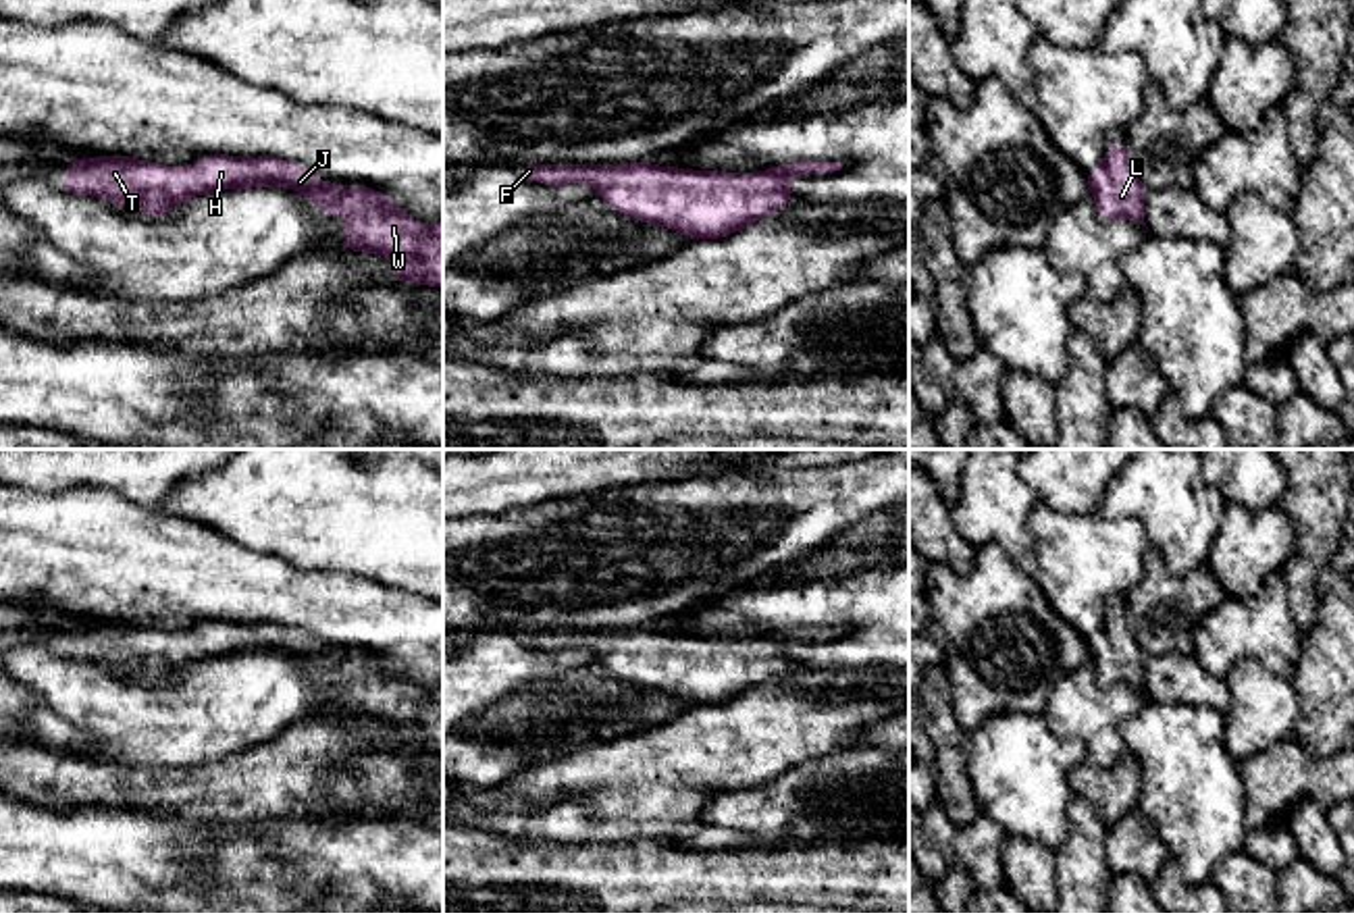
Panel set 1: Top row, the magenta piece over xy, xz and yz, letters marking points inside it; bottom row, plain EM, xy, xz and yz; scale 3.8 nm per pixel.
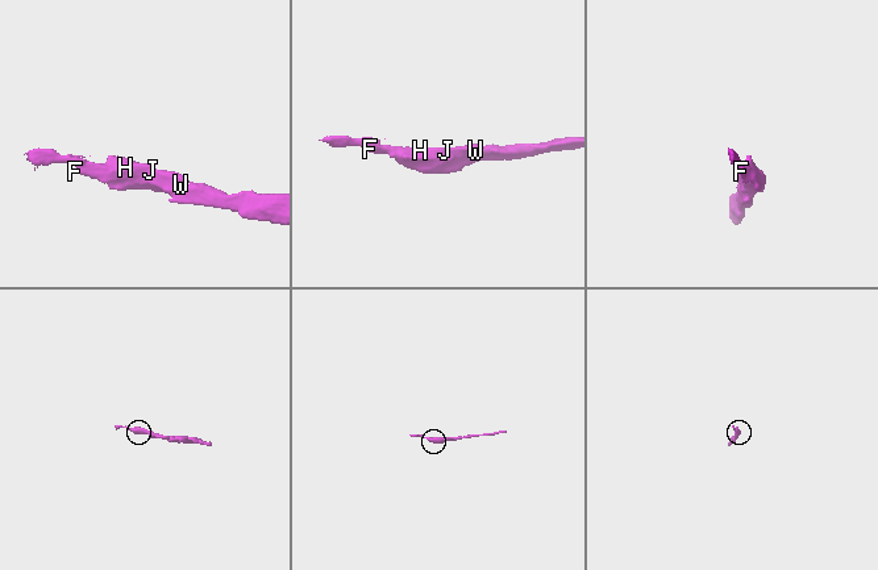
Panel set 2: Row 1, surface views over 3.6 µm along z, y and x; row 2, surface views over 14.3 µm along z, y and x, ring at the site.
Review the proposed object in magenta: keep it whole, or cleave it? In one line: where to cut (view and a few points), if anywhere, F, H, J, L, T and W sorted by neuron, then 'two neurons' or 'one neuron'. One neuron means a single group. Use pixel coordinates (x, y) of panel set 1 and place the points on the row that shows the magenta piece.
cut none; groups F H J L T W; one neuron

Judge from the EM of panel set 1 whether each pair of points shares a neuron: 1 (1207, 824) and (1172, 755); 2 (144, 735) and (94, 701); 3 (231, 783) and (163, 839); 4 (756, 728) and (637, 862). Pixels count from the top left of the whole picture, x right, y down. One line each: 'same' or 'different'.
1: same
2: same
3: different
4: different

